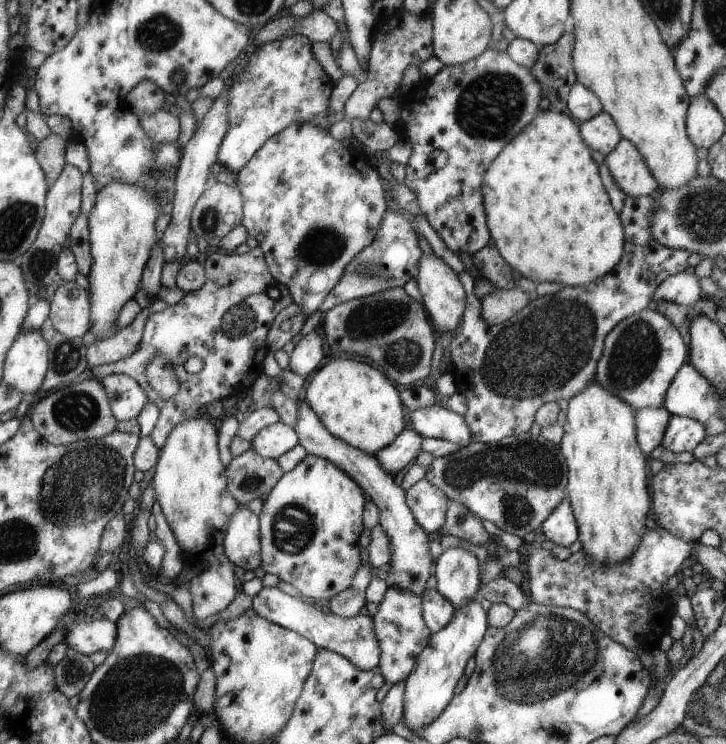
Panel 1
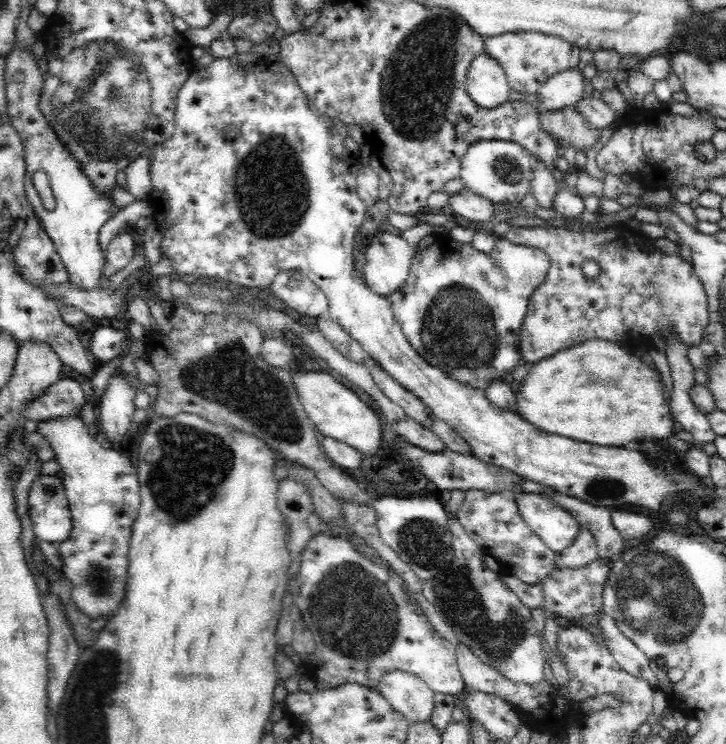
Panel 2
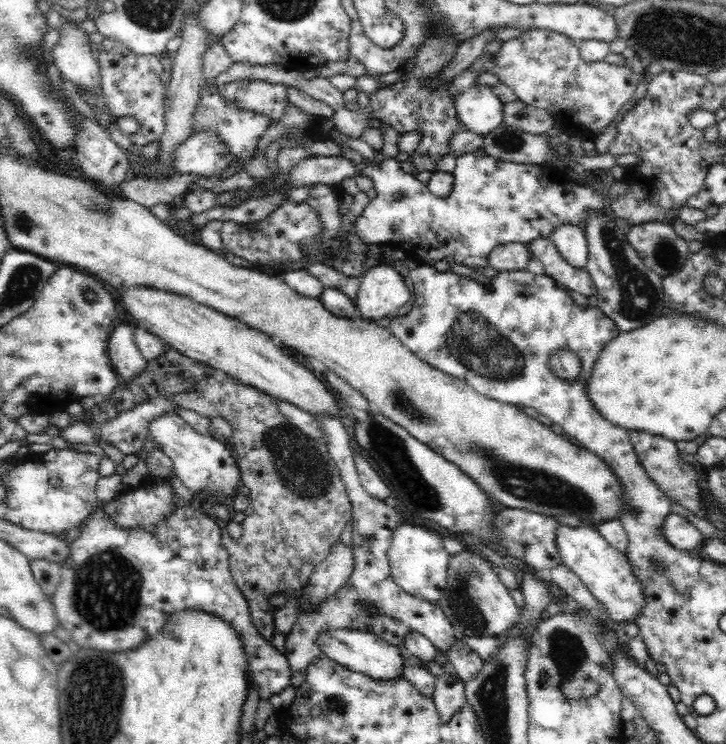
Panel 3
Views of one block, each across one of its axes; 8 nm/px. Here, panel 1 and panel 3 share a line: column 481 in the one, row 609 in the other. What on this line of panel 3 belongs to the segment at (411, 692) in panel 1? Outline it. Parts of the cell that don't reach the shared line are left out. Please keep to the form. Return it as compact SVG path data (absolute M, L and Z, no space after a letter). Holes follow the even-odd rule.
M559 522L556 527L556 549L560 553L562 563L582 580L593 598L606 609L614 622L630 628L636 616L639 616L646 606L644 588L640 585L640 580L636 579L631 560L625 553L612 547L598 530L584 525L570 527Z

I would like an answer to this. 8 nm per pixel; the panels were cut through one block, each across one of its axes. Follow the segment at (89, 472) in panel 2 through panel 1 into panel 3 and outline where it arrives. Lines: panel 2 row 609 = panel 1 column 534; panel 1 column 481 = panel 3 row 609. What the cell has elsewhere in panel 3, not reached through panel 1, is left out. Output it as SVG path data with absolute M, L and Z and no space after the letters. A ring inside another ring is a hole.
M179 506L176 508L176 512L172 512L162 524L158 524L154 530L138 530L137 528L116 528L109 518L104 514L102 508L95 508L88 514L86 518L85 526L81 524L81 530L79 536L70 544L70 556L61 563L61 578L58 586L56 587L55 593L52 598L52 605L54 605L54 611L56 611L56 617L58 617L58 622L61 624L71 636L71 640L74 640L78 644L81 650L93 650L105 651L105 652L127 652L136 650L140 648L150 636L156 636L160 630L171 620L171 617L175 615L176 612L183 612L184 610L192 610L205 612L205 614L211 616L217 616L229 626L235 630L235 634L239 636L239 642L243 646L243 652L245 655L245 660L247 660L247 678L249 689L254 690L256 694L260 697L260 700L266 700L275 694L280 694L283 690L291 686L291 670L289 667L289 662L287 658L280 653L276 647L266 639L266 637L260 635L258 629L252 624L252 619L250 616L250 609L248 609L248 601L244 597L244 593L240 592L238 585L236 585L235 580L232 578L228 550L224 547L222 540L222 534L224 533L218 527L215 520L210 520L206 518L200 510L196 508L187 508L187 506Z

